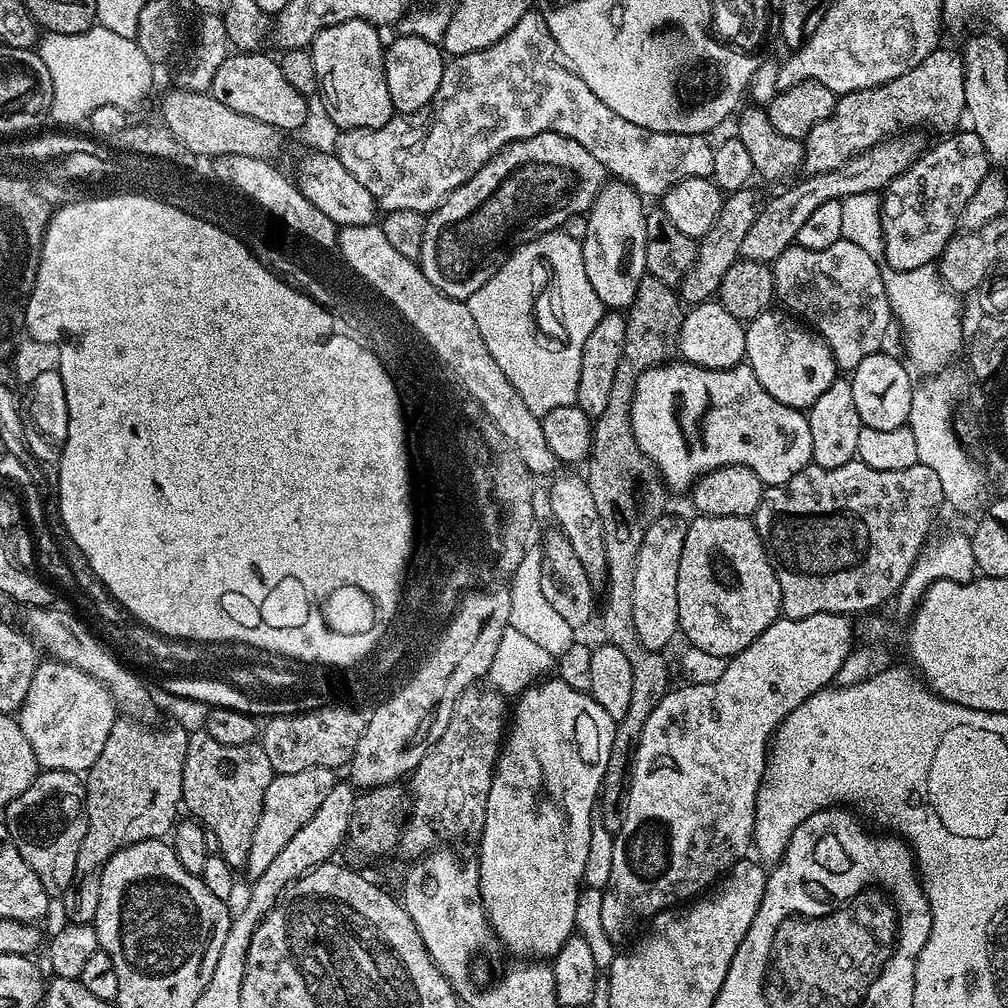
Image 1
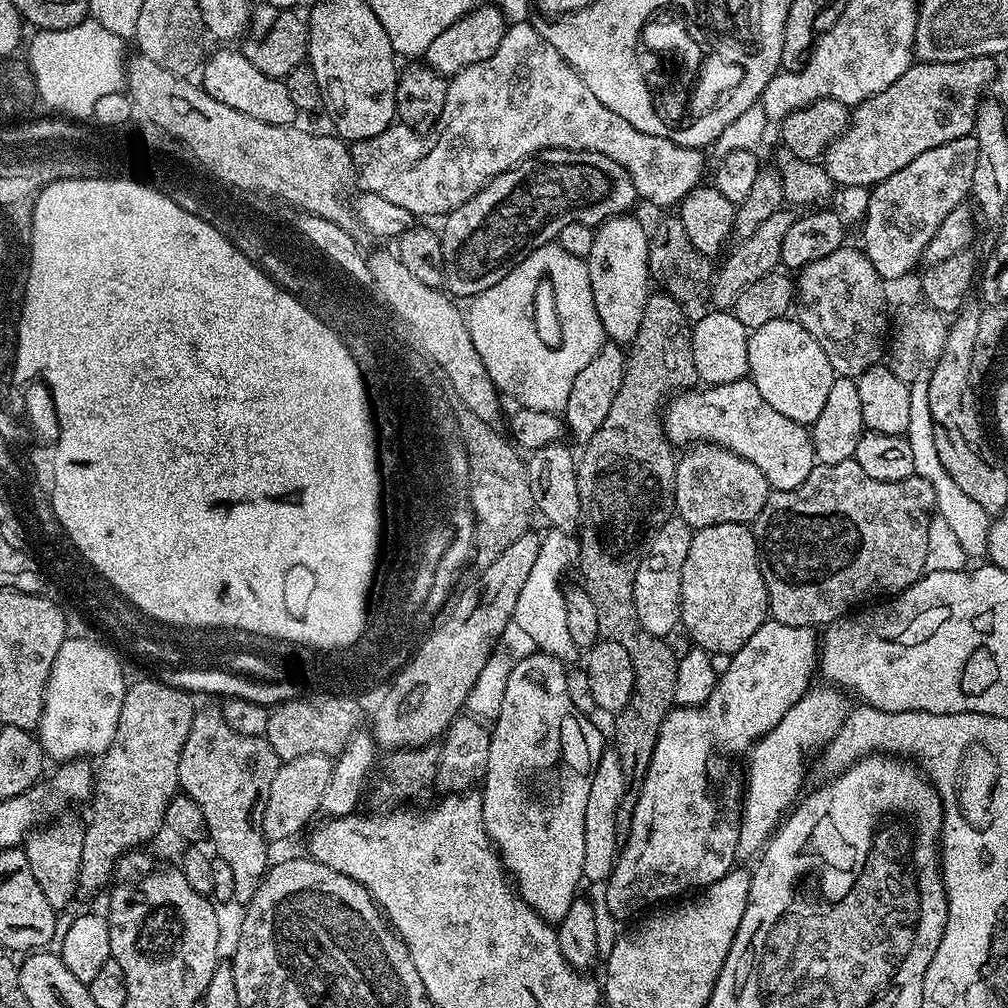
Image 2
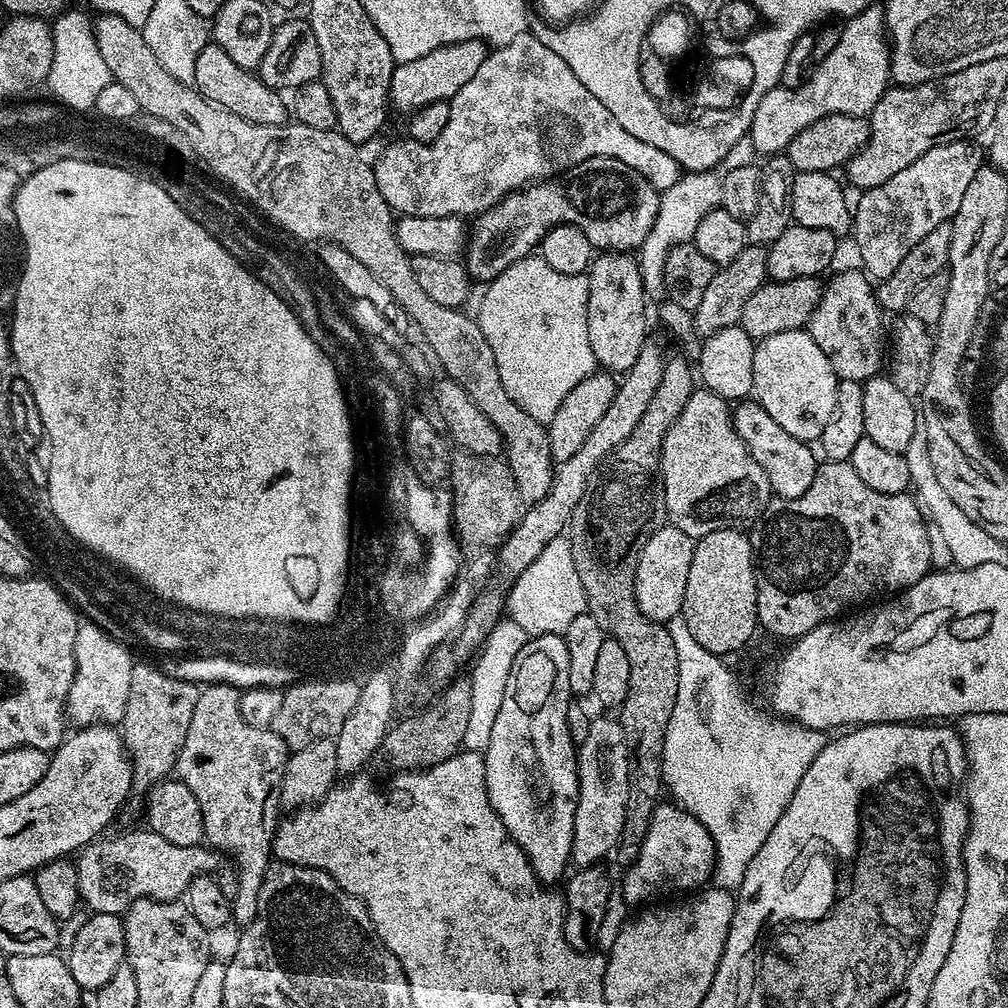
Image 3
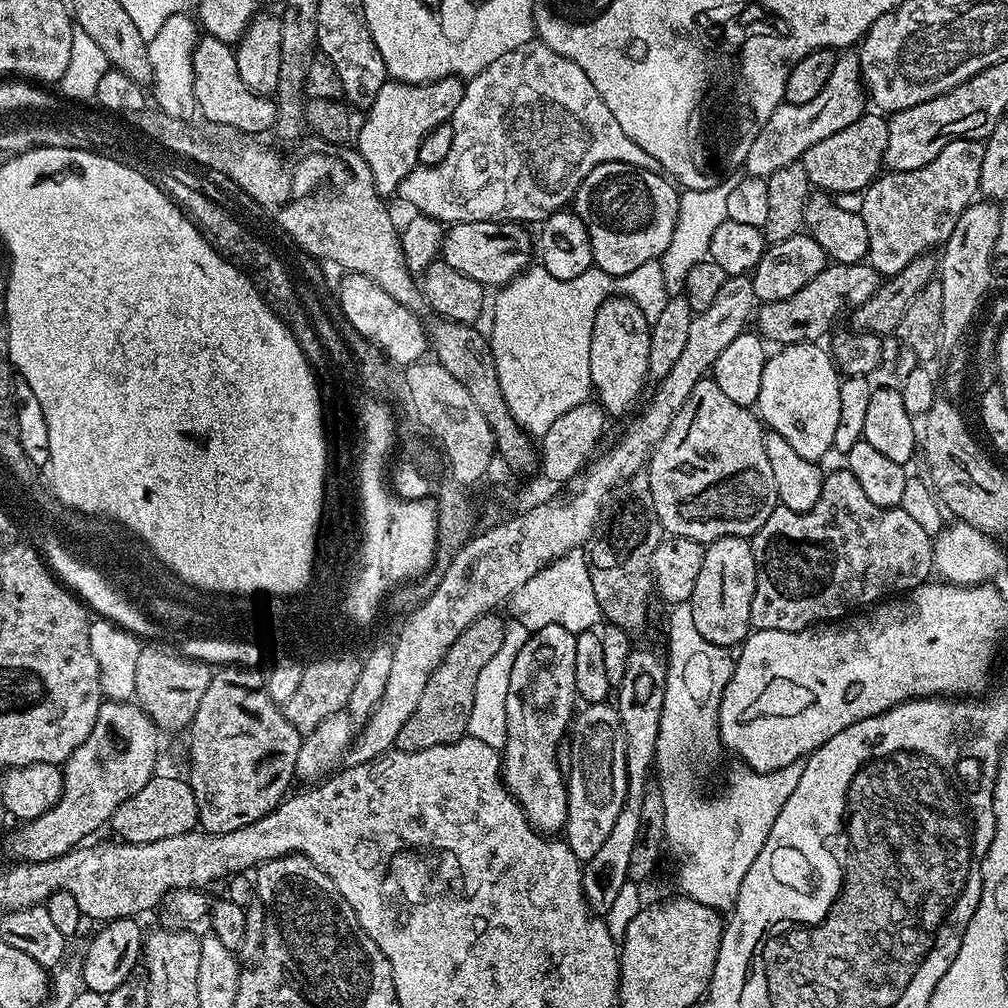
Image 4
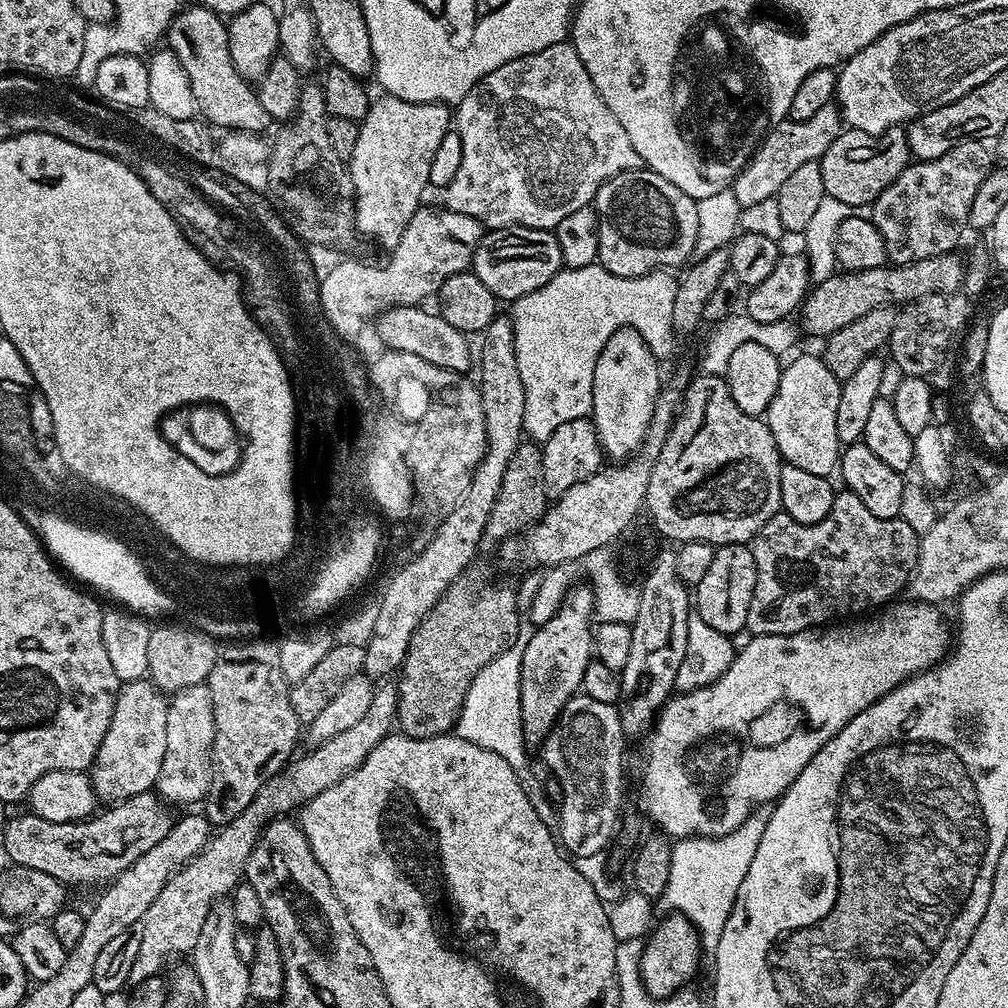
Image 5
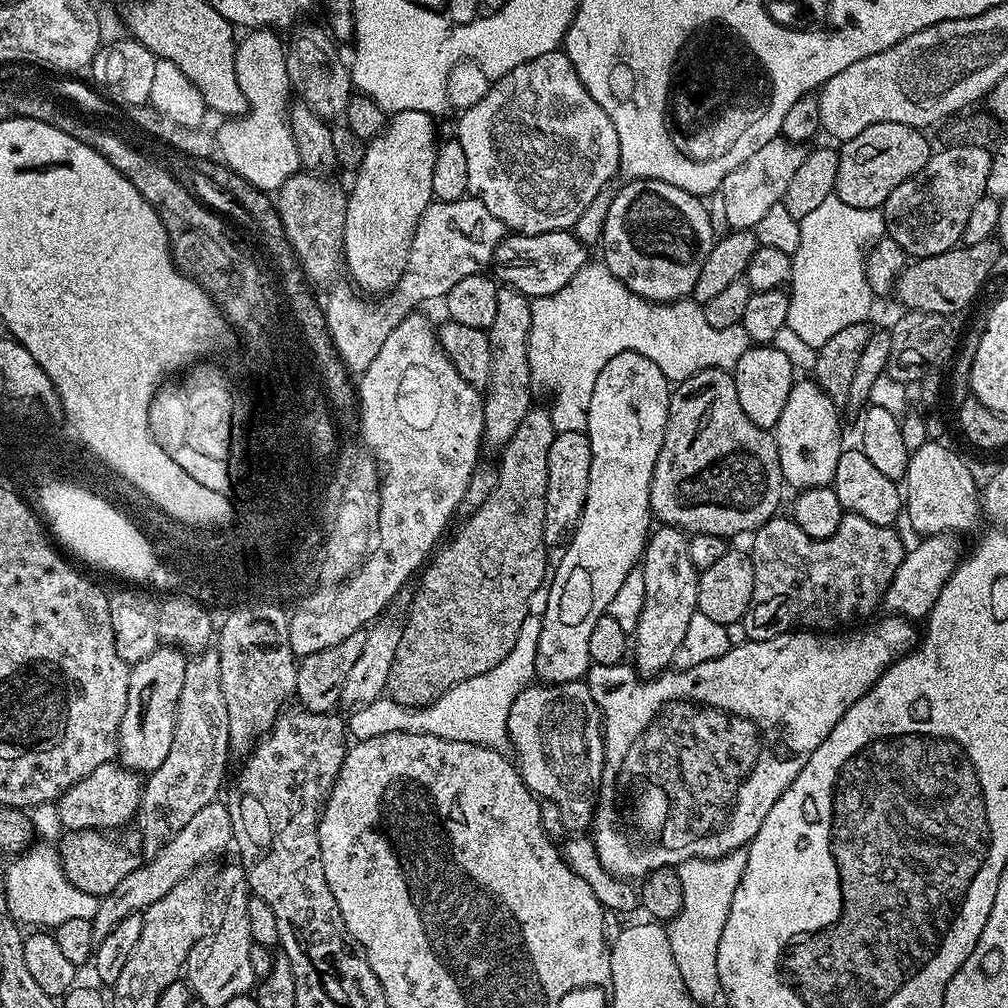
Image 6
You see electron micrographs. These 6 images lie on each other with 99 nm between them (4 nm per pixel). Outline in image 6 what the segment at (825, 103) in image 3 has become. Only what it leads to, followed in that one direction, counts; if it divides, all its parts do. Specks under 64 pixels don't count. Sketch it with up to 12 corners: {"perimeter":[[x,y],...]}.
{"perimeter":[[783,138],[720,183],[728,228],[755,229],[806,155]]}

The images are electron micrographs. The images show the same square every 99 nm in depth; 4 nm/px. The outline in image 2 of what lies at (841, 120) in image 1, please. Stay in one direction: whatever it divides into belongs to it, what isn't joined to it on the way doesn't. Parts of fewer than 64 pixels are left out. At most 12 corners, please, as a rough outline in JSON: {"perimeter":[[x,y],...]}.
{"perimeter":[[991,56],[913,62],[824,151],[871,189],[973,135]]}

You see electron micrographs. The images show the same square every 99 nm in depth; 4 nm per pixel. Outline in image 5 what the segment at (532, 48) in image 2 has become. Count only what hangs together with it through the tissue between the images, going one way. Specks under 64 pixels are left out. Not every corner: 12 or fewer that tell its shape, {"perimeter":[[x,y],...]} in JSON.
{"perimeter":[[578,50],[455,109],[443,207],[554,230],[642,164]]}

